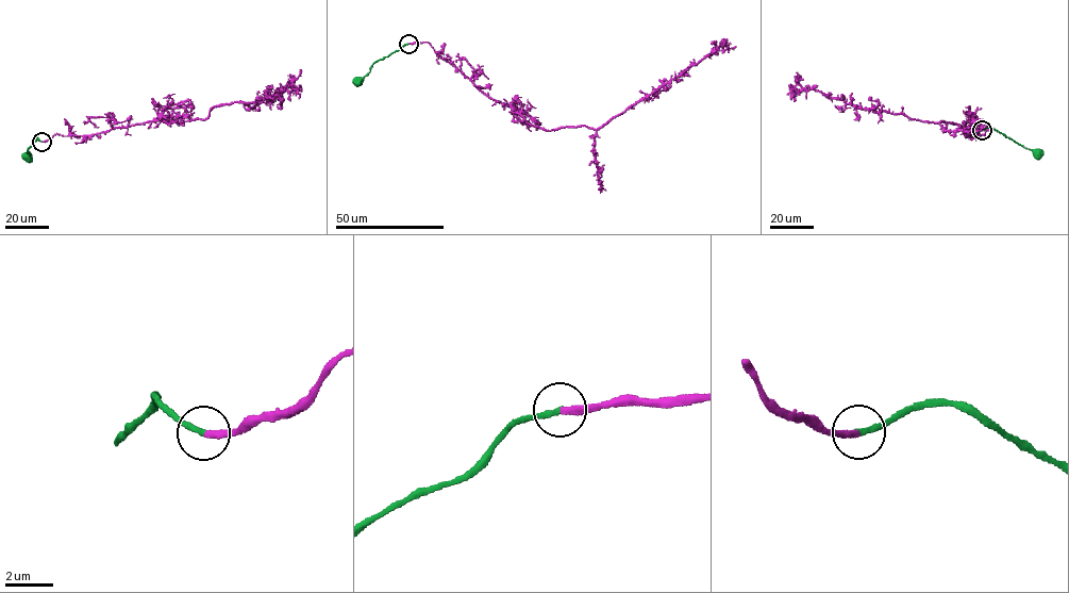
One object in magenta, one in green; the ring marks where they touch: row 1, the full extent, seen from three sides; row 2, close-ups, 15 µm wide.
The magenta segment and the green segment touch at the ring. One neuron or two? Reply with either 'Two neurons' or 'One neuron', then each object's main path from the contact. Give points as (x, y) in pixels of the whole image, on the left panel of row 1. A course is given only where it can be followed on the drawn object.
One neuron. Course of magenta: (42, 142), (204, 119), (215, 106), (297, 87). Course of green: (42, 142), (37, 138), (29, 147), (29, 158)

